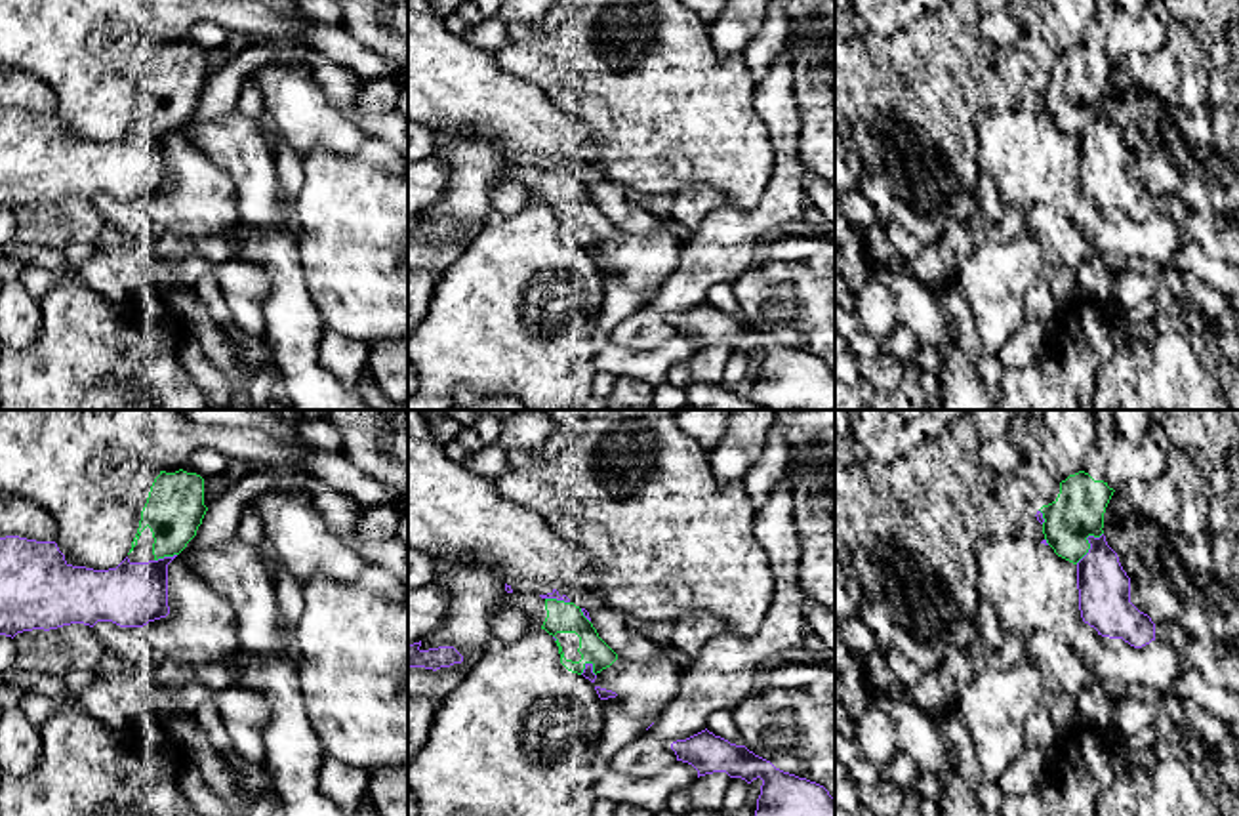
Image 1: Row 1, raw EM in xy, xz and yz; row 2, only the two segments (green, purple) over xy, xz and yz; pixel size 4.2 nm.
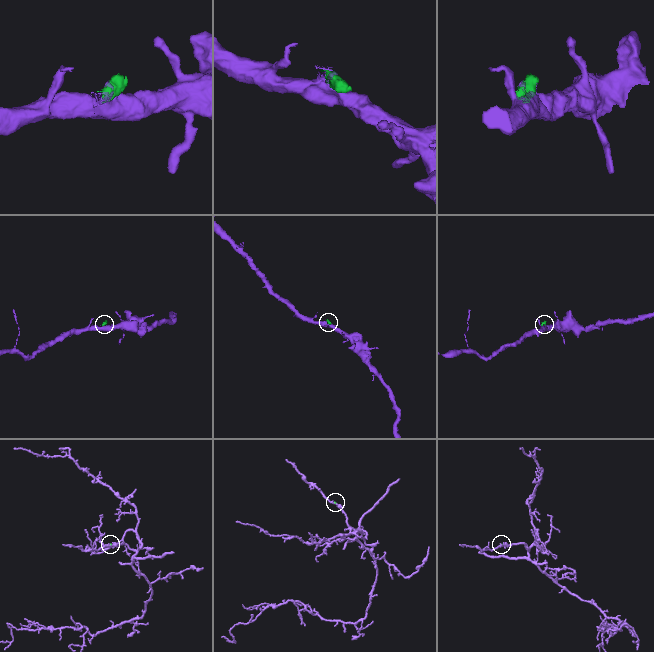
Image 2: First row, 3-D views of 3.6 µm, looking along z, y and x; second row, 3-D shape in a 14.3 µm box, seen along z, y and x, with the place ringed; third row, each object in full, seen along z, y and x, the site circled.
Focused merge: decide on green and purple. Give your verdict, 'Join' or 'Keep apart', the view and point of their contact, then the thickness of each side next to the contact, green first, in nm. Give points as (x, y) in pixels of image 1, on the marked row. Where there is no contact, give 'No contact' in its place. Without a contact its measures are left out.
Keep apart. Touches green at yz (1089, 544). Thickness 220 nm (green) against 220 nm

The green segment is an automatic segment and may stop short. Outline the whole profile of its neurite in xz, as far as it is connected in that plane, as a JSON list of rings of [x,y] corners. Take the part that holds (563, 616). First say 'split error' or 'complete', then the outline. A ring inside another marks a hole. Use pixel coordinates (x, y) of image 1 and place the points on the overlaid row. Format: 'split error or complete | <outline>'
split error | [[[503,591],[496,604],[496,610],[501,608],[522,610],[530,627],[541,627],[553,635],[560,663],[572,673],[581,675],[585,665],[591,663],[597,675],[618,660],[618,654],[599,637],[593,623],[574,602]]]

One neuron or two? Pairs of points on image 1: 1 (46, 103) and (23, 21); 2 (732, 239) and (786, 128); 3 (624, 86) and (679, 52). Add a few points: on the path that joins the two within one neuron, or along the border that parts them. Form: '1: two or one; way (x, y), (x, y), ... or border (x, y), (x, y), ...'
1: two; border (20, 69), (50, 88), (56, 96), (56, 113)
2: one; way (761, 214), (786, 189), (788, 157)
3: one; way (637, 77), (666, 52)

